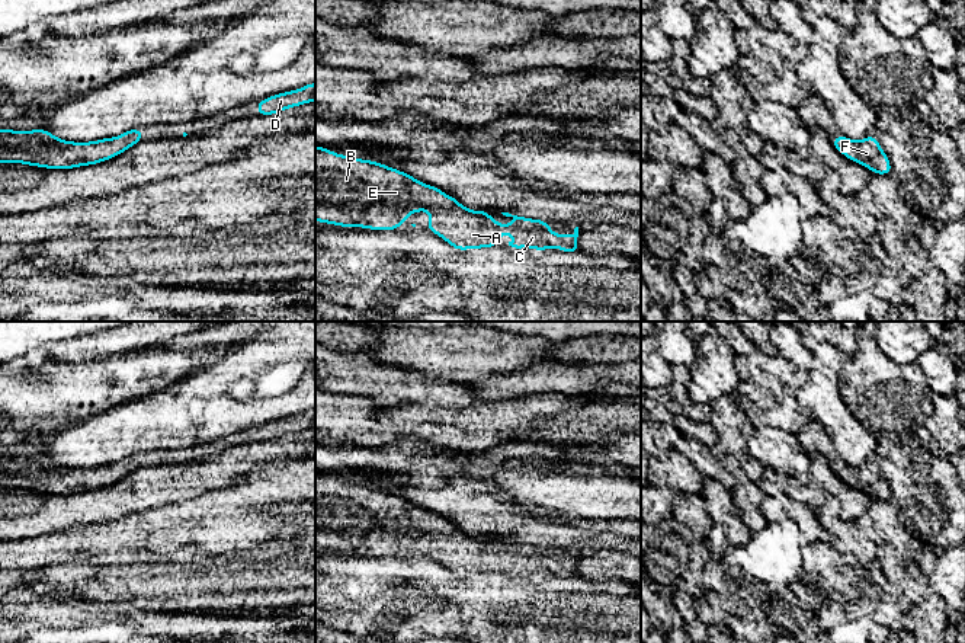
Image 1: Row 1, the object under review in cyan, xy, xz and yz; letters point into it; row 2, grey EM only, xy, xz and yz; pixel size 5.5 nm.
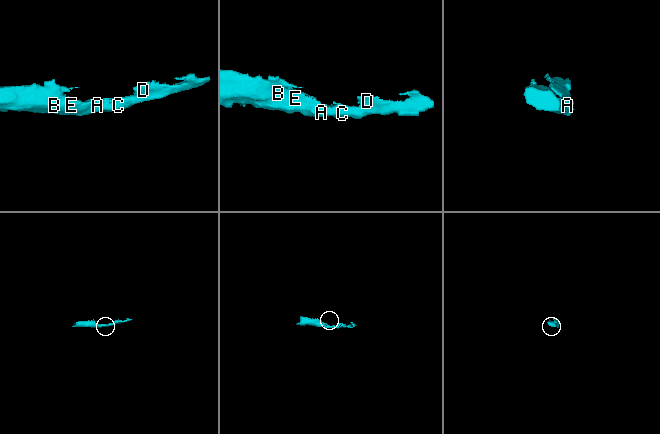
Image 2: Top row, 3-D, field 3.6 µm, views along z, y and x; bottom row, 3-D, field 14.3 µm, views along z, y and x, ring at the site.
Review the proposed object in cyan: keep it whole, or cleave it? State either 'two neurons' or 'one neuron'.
one neuron

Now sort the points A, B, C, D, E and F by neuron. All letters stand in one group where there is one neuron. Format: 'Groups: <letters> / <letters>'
Groups: A B C D E F

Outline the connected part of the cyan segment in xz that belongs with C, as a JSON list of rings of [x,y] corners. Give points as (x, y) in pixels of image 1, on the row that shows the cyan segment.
[[[315,147],[315,220],[320,223],[336,224],[342,227],[363,227],[371,230],[397,230],[407,223],[410,212],[427,209],[430,212],[426,230],[436,233],[445,239],[451,247],[458,250],[494,247],[498,246],[500,234],[510,234],[520,241],[509,241],[509,246],[522,249],[532,247],[545,250],[557,247],[564,252],[578,253],[577,237],[578,227],[574,234],[552,234],[551,225],[542,220],[530,220],[525,217],[501,212],[513,217],[509,225],[500,225],[497,220],[490,218],[488,211],[471,211],[461,205],[456,198],[436,188],[411,177],[394,167],[378,161],[360,160],[350,156],[340,156],[324,147]]]

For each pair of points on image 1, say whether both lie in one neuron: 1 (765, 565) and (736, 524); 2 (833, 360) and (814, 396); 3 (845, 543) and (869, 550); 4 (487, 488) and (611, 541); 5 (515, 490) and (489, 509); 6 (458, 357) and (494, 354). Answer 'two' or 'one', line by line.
1: two
2: one
3: one
4: one
5: two
6: one

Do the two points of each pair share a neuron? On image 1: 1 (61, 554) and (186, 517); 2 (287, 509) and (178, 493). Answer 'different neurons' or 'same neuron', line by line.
1: same neuron
2: different neurons

